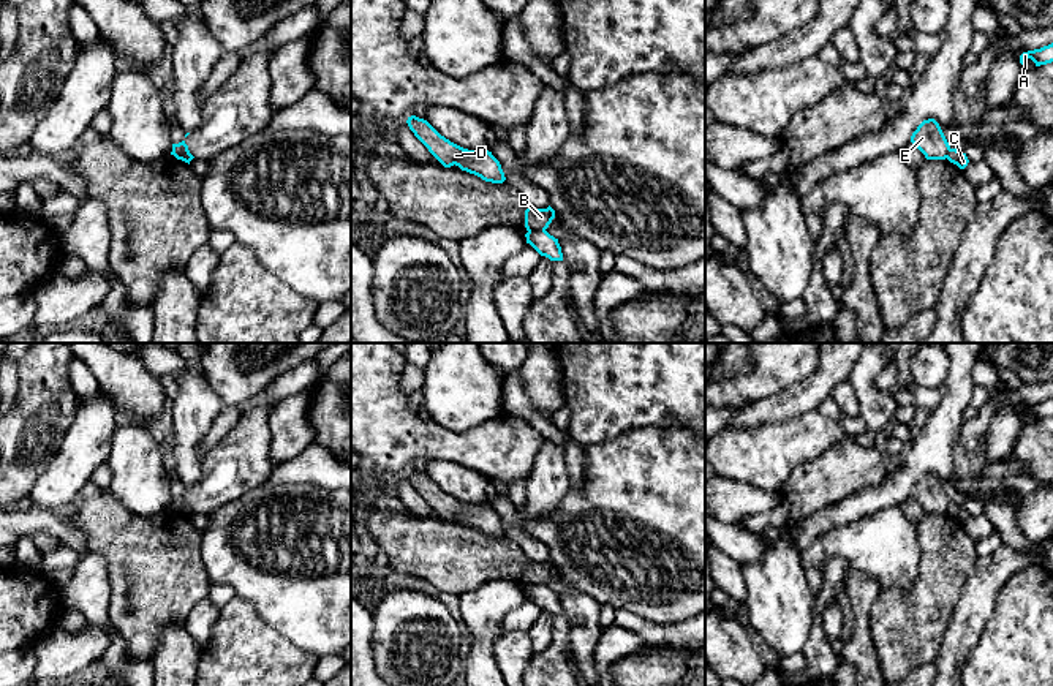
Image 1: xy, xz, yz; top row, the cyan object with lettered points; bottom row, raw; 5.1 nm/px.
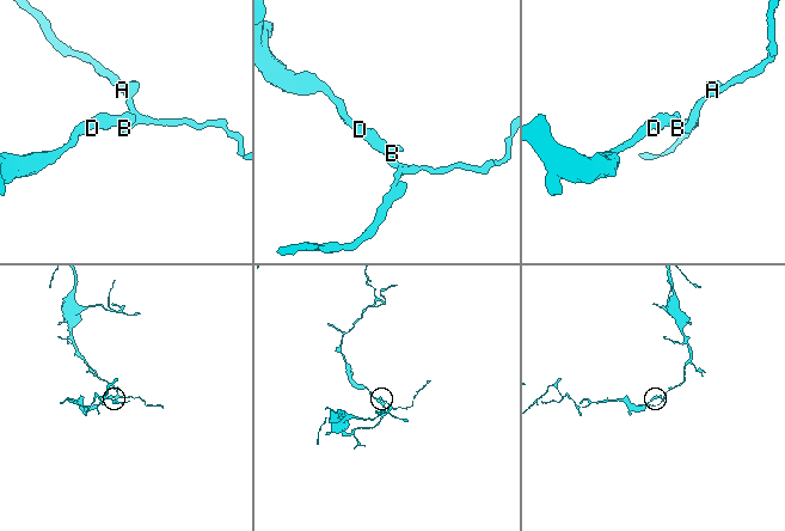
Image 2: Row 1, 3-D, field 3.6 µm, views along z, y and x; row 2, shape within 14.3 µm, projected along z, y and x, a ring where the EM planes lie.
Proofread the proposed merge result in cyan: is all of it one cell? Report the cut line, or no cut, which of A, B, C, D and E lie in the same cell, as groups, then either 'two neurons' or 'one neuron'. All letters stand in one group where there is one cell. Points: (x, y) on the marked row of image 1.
cut in xz along (528, 229), (544, 231); A C / B D E; two neurons

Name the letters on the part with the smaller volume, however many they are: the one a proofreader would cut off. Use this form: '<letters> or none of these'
B, D, E

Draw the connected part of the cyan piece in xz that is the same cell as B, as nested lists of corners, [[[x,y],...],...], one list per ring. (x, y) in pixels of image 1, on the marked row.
[[[530,205],[525,210],[525,228],[526,231],[545,231],[553,218],[555,210],[550,205],[547,209],[534,209]]]

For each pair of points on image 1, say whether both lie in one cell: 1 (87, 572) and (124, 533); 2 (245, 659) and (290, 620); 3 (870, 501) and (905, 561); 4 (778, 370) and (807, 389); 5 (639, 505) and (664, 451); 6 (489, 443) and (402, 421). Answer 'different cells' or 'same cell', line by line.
1: different cells
2: different cells
3: different cells
4: different cells
5: same cell
6: same cell

